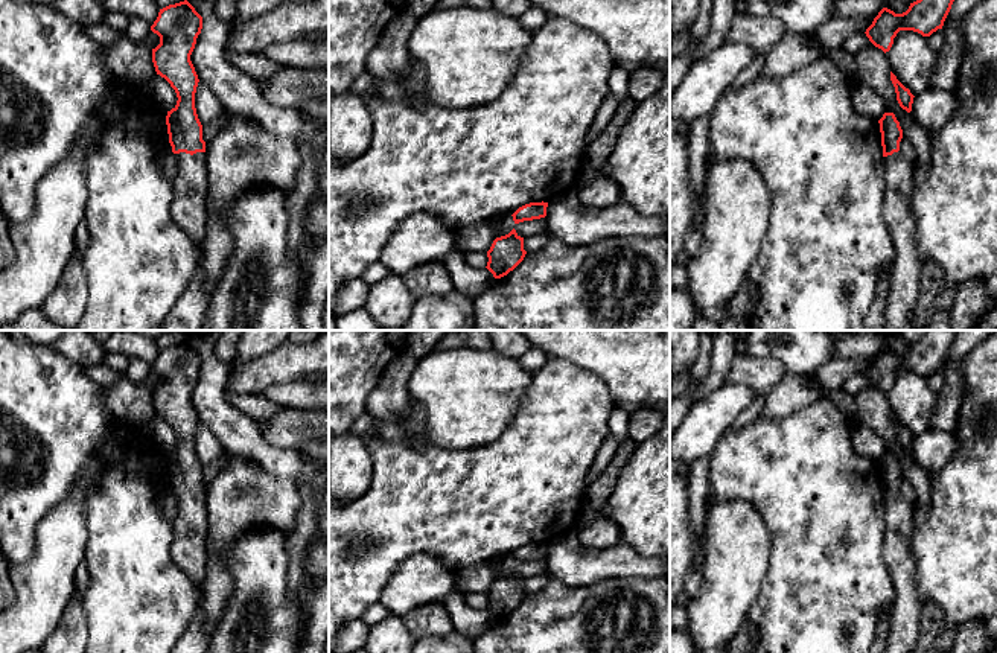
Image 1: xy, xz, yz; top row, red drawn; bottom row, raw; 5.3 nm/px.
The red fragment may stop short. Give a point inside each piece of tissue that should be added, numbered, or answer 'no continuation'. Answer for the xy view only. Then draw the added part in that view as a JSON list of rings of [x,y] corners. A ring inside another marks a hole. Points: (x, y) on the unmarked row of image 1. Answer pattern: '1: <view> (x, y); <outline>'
1: xy (189, 550); [[[180,493],[178,513],[174,521],[175,539],[170,548],[174,562],[198,585],[205,577],[209,548],[209,513],[205,508],[205,493],[193,496]],[[201,592],[202,598],[202,592]],[[201,598],[192,623],[178,639],[170,653],[205,653],[210,635],[204,629],[204,613]]]

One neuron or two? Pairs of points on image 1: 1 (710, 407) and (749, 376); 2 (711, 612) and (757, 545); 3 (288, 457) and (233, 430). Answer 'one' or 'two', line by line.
1: two
2: one
3: one

